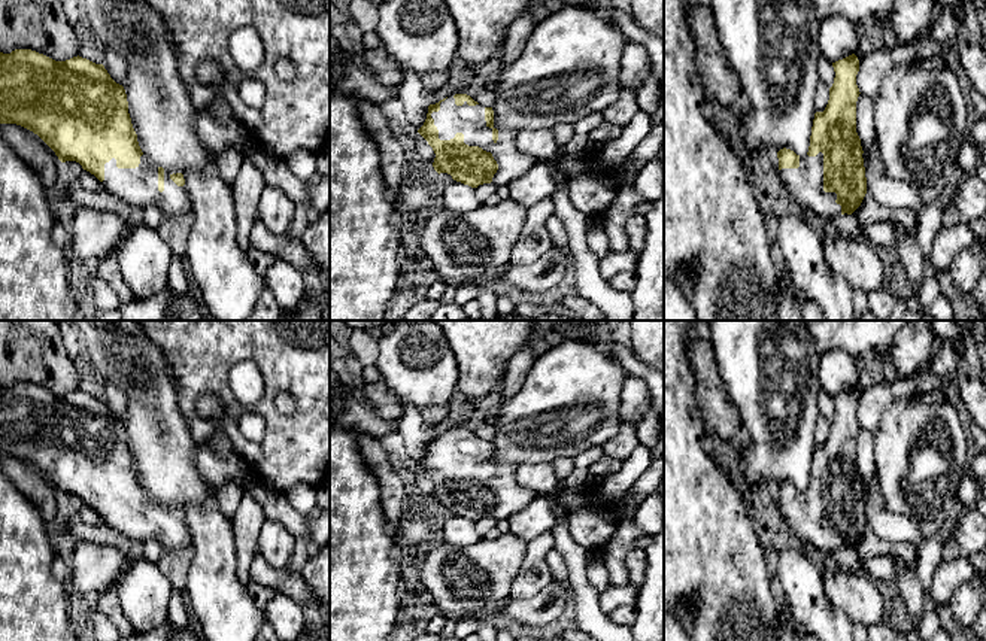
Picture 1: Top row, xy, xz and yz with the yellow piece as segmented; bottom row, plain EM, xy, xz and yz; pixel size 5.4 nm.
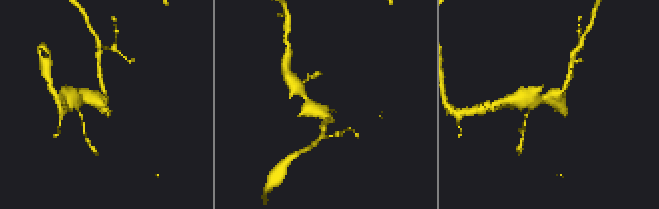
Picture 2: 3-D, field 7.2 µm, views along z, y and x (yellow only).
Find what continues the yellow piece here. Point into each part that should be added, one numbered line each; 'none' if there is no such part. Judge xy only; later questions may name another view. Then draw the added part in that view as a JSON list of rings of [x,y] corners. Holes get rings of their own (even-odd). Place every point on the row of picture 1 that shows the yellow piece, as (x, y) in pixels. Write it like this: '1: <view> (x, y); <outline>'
1: xy (137, 187); [[[146,155],[140,157],[136,168],[118,168],[112,158],[104,164],[103,188],[124,200],[128,206],[143,210],[148,206],[158,206],[164,218],[191,213],[192,200],[186,186],[178,186],[170,176],[175,170],[164,170],[164,191],[158,191],[158,165]]]

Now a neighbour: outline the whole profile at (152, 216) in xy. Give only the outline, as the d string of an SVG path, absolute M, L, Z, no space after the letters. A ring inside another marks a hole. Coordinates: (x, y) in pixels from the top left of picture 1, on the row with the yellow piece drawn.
M152 204L152 206L148 206L142 210L142 224L154 228L154 230L158 230L160 225L163 224L163 221L166 219L163 212L160 210L158 206Z

